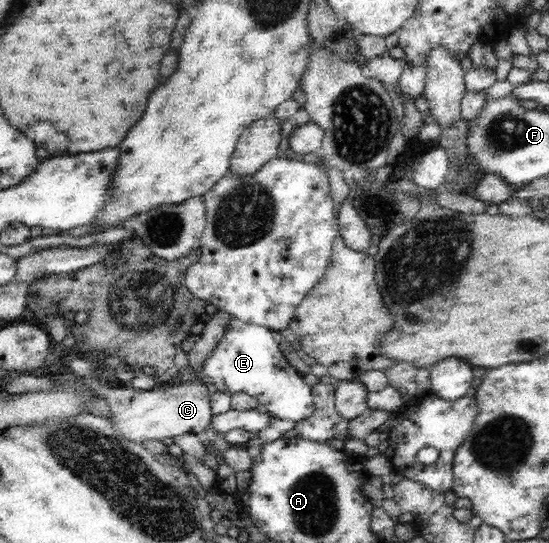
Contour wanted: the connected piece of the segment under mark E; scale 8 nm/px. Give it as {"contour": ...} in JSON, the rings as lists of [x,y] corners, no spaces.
{"contour":[[[231,319],[225,335],[217,348],[209,355],[197,371],[188,365],[186,372],[172,382],[187,385],[190,380],[202,381],[203,385],[214,384],[217,391],[233,396],[245,392],[267,407],[268,413],[277,419],[299,422],[313,413],[312,387],[305,384],[303,377],[287,363],[285,355],[273,337],[275,332],[267,327]]]}

